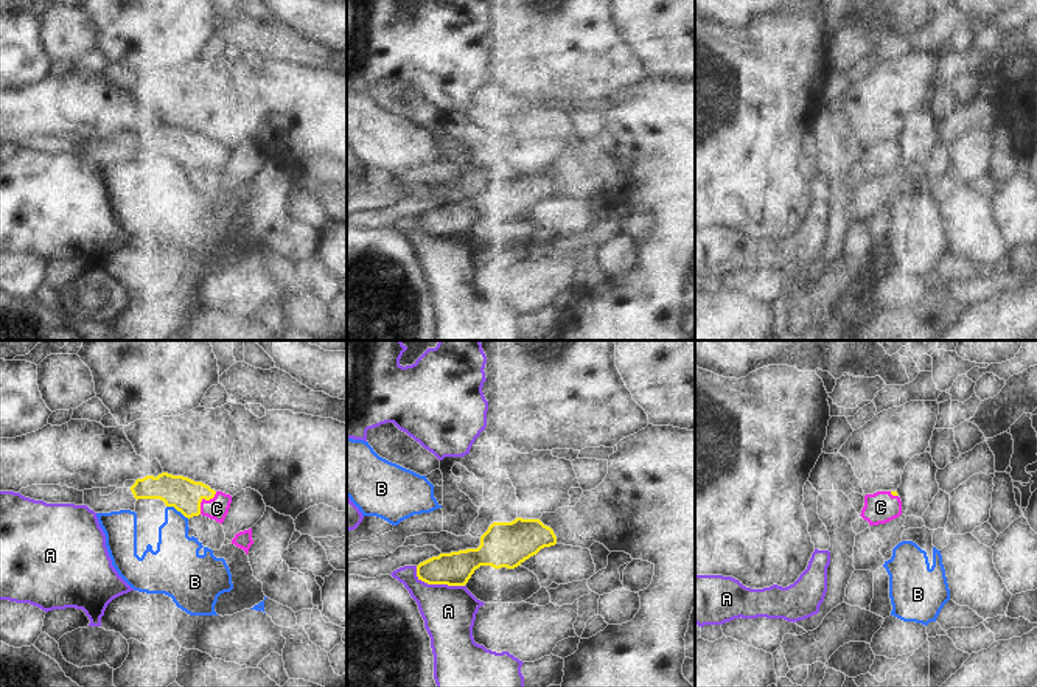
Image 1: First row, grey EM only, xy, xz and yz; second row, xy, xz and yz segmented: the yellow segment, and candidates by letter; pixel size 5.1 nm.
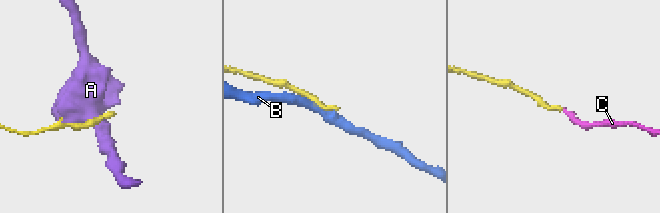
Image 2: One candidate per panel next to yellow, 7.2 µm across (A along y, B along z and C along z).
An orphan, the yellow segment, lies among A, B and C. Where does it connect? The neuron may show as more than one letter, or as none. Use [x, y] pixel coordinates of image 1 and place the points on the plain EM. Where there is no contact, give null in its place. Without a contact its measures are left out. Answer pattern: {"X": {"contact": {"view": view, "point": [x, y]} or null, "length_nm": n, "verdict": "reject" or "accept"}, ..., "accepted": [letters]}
{"A": {"contact": {"view": "xz", "point": [436, 235]}, "length_nm": 280, "verdict": "reject"}, "B": {"contact": {"view": "xy", "point": [178, 162]}, "length_nm": 140, "verdict": "reject"}, "C": {"contact": {"view": "xy", "point": [204, 149]}, "length_nm": 150, "verdict": "accept"}, "accepted": ["C"]}

